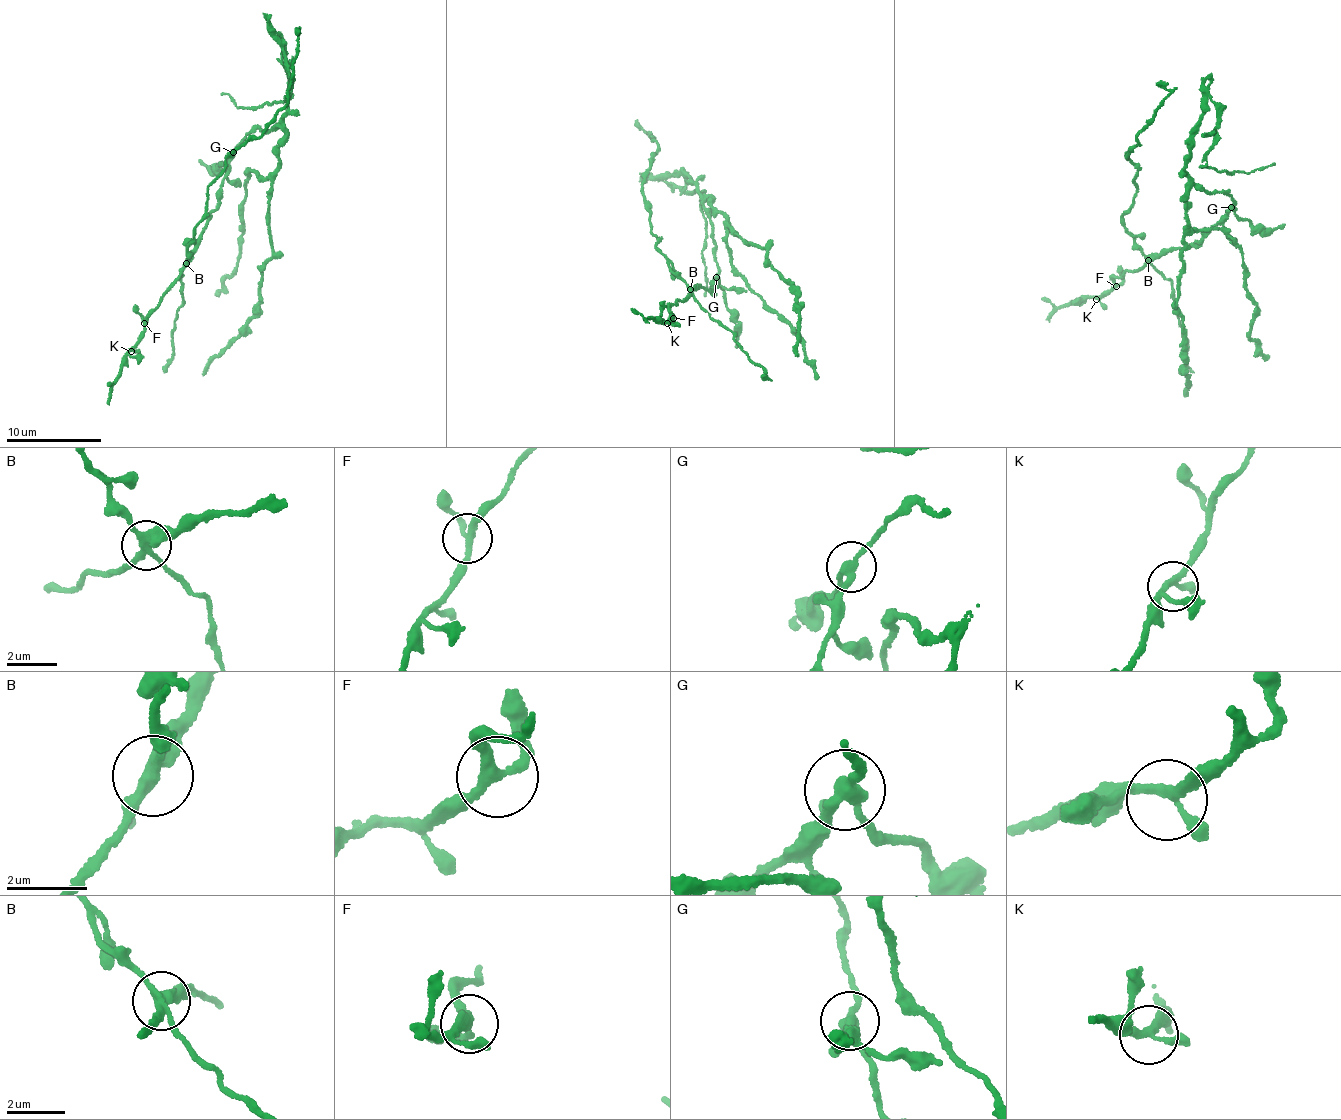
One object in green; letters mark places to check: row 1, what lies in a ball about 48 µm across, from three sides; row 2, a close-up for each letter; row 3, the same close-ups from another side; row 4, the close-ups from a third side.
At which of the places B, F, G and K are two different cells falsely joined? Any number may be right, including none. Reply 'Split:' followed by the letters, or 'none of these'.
Split: B, G

